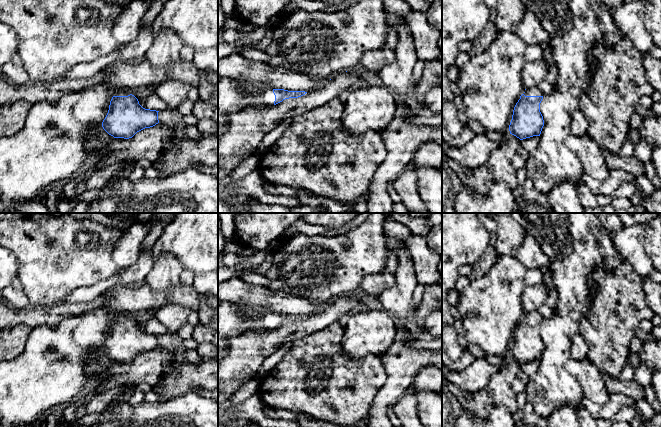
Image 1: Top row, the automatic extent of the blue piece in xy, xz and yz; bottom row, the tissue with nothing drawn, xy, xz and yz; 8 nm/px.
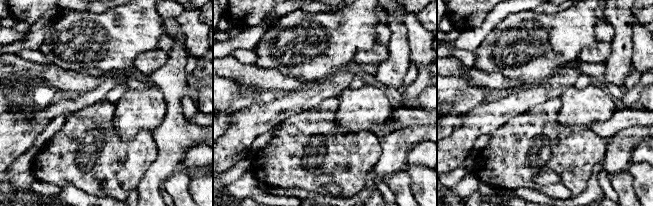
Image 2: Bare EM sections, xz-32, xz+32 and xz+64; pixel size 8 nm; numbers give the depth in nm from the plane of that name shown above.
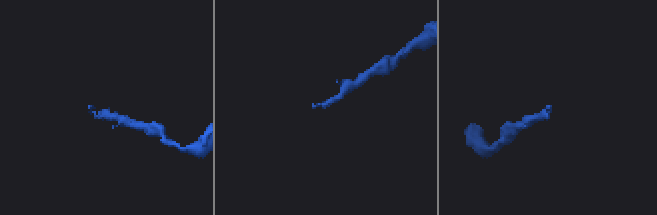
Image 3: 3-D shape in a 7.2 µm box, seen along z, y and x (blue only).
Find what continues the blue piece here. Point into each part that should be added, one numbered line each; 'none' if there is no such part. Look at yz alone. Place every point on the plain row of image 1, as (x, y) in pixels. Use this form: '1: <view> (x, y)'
1: yz (535, 315)

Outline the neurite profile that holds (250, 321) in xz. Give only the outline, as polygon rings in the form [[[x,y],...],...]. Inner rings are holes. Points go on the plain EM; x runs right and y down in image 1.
[[[228,302],[218,303],[218,362],[230,339],[259,327],[259,315]]]

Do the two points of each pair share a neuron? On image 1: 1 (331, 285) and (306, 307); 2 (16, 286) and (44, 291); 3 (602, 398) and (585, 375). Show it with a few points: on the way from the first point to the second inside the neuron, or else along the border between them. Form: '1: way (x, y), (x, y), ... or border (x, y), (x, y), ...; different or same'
1: border (289, 295), (329, 303); different
2: border (16, 277), (20, 281), (31, 305); different
3: way (597, 392), (591, 381); same

